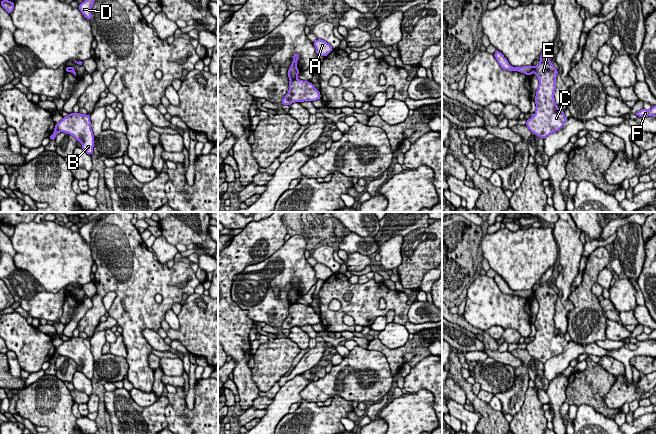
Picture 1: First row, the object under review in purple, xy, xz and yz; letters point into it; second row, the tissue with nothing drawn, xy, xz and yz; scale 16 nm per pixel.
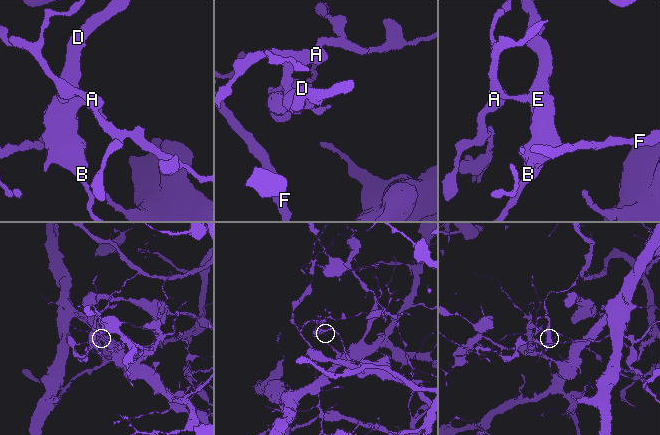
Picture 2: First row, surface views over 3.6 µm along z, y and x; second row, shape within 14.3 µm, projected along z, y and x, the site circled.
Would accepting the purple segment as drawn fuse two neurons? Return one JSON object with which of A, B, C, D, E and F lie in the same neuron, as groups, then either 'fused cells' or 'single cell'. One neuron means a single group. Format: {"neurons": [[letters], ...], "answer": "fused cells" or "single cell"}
{"neurons": [["A"], ["B", "C", "D", "E", "F"]], "answer": "fused cells"}

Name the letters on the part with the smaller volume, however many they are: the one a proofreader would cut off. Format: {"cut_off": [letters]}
{"cut_off": ["B", "C", "D", "E", "F"]}

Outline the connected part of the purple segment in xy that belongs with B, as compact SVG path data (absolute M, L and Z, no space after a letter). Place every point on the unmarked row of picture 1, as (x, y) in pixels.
M70 337L67 341L55 348L54 356L49 361L55 364L59 356L72 359L77 365L82 367L82 373L89 379L92 379L94 371L94 359L91 353L90 339L81 337Z

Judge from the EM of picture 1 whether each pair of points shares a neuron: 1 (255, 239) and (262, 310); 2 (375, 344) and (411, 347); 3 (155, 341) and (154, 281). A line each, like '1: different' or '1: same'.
1: different
2: same
3: different

